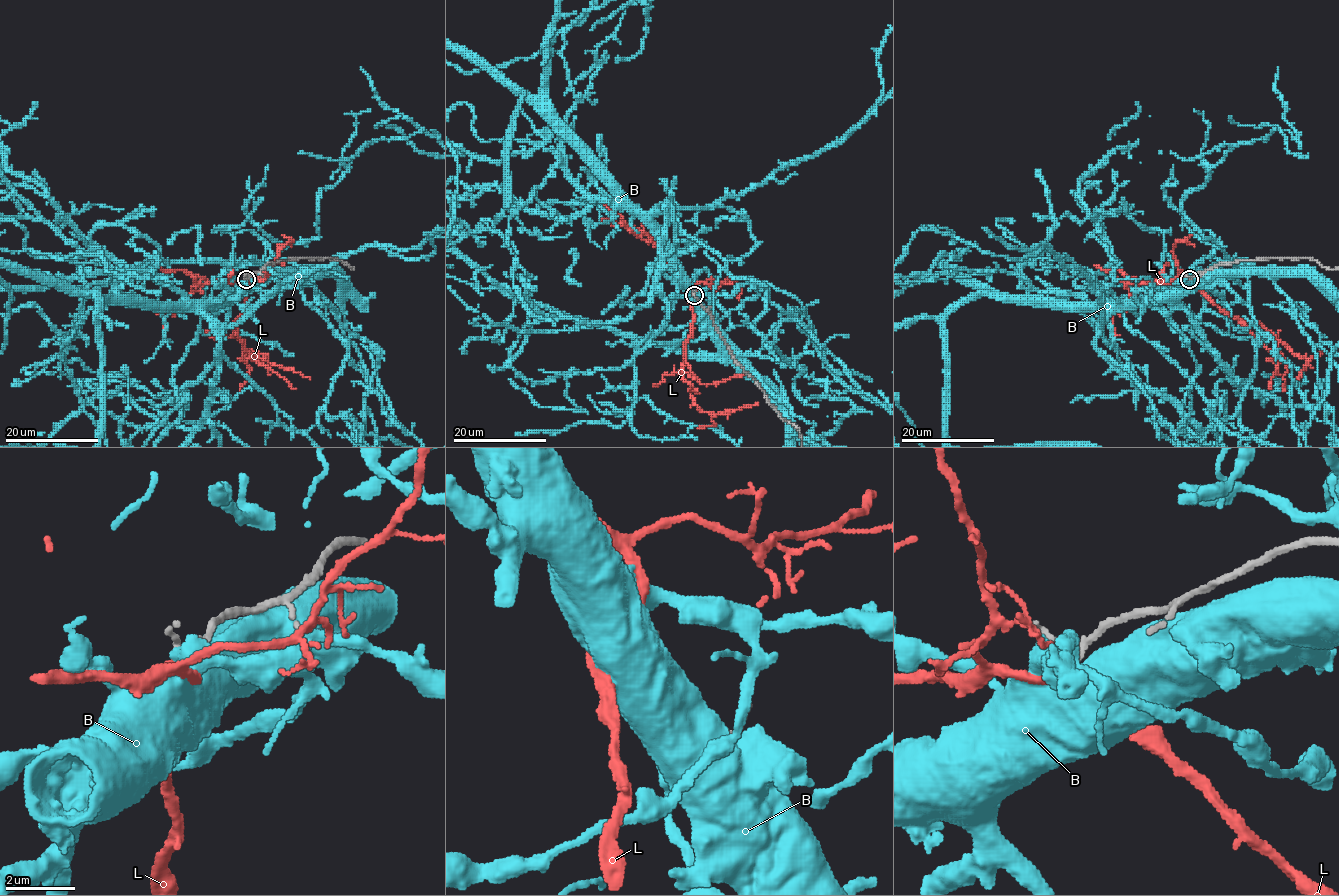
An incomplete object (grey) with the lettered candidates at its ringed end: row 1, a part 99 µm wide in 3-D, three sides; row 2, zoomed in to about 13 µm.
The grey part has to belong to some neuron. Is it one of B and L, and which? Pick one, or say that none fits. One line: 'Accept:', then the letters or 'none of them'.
Accept: L

